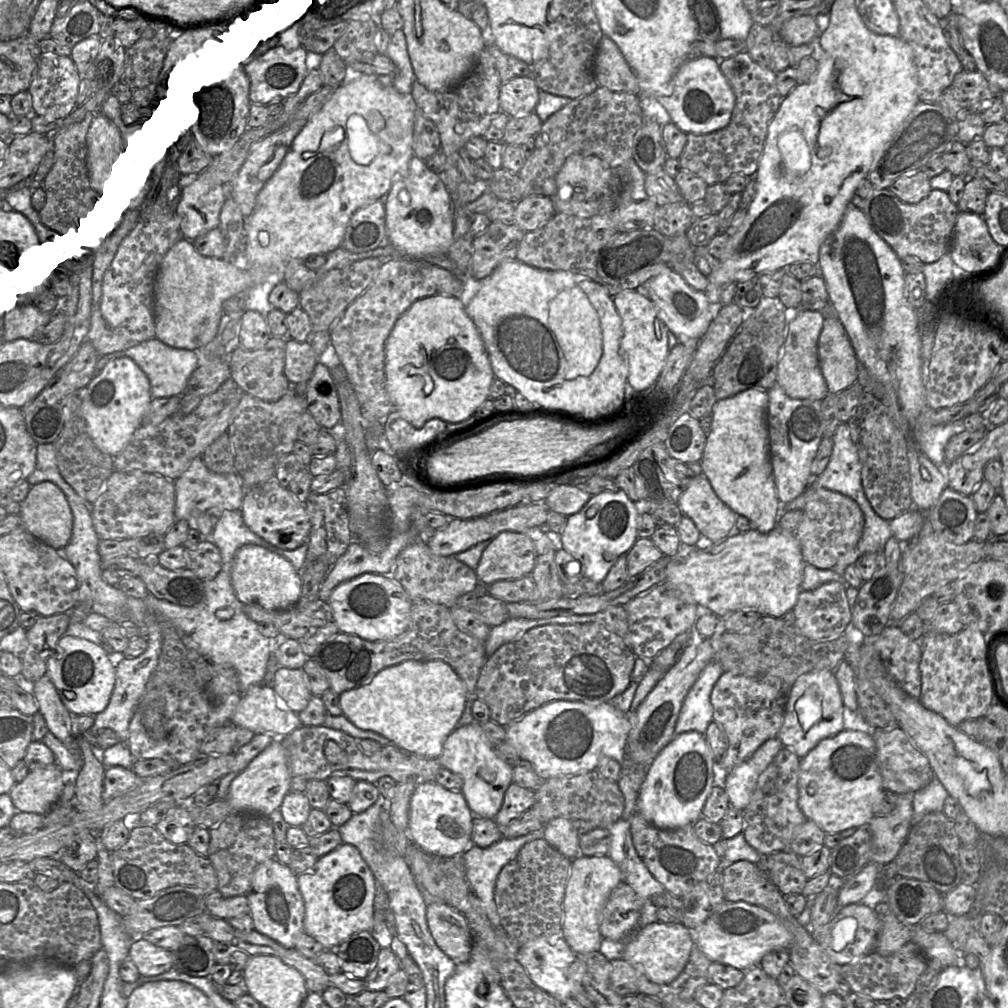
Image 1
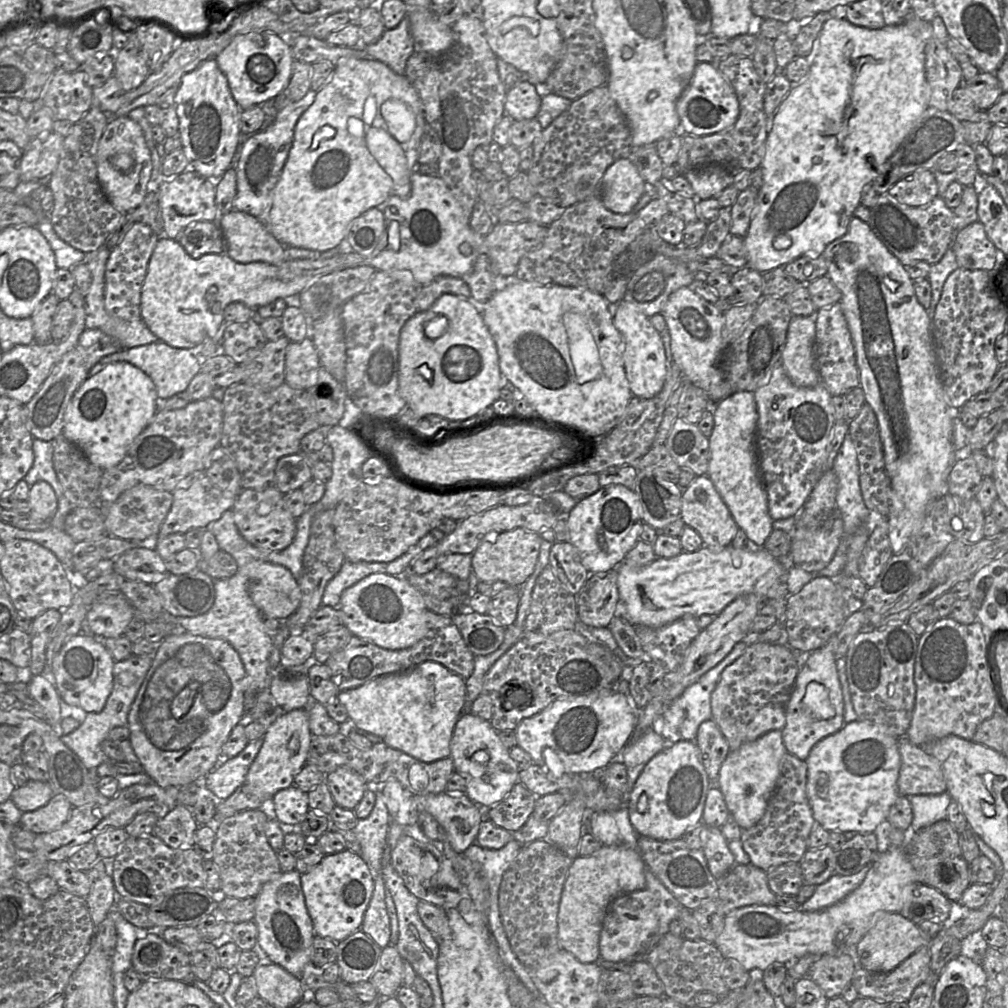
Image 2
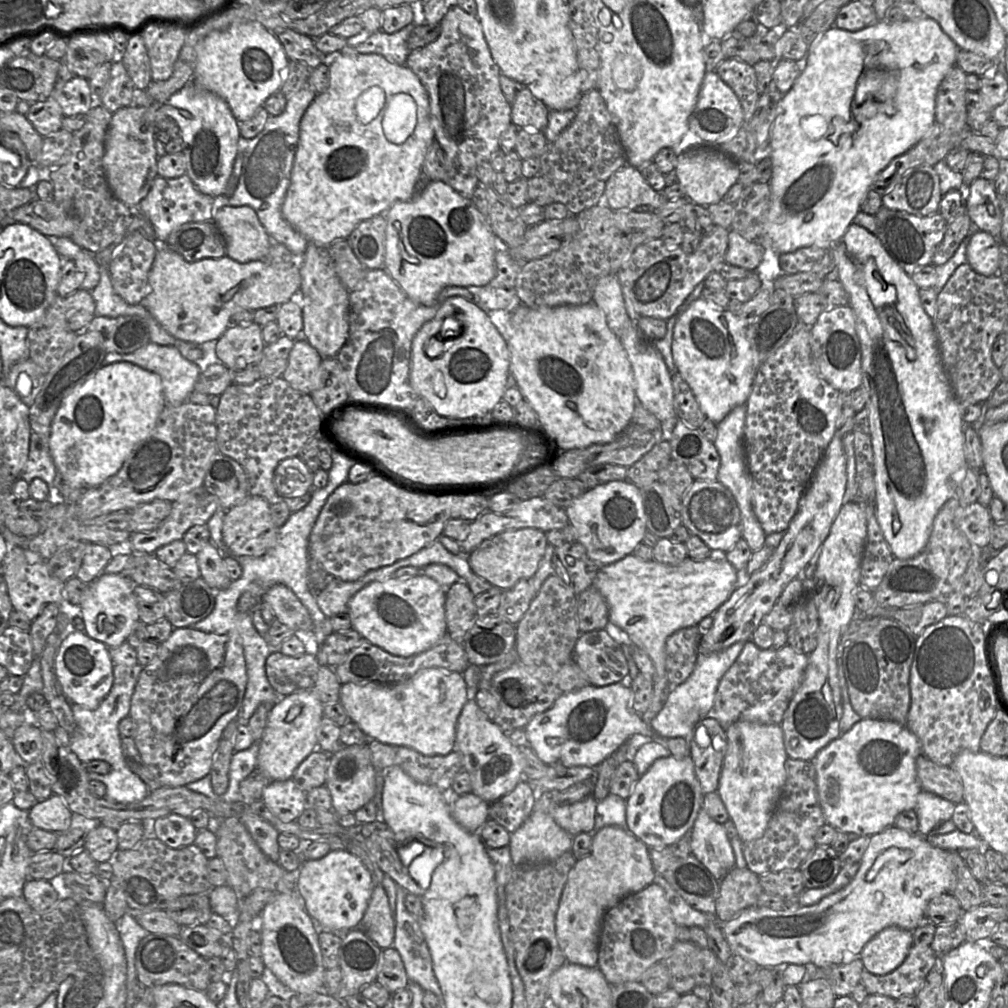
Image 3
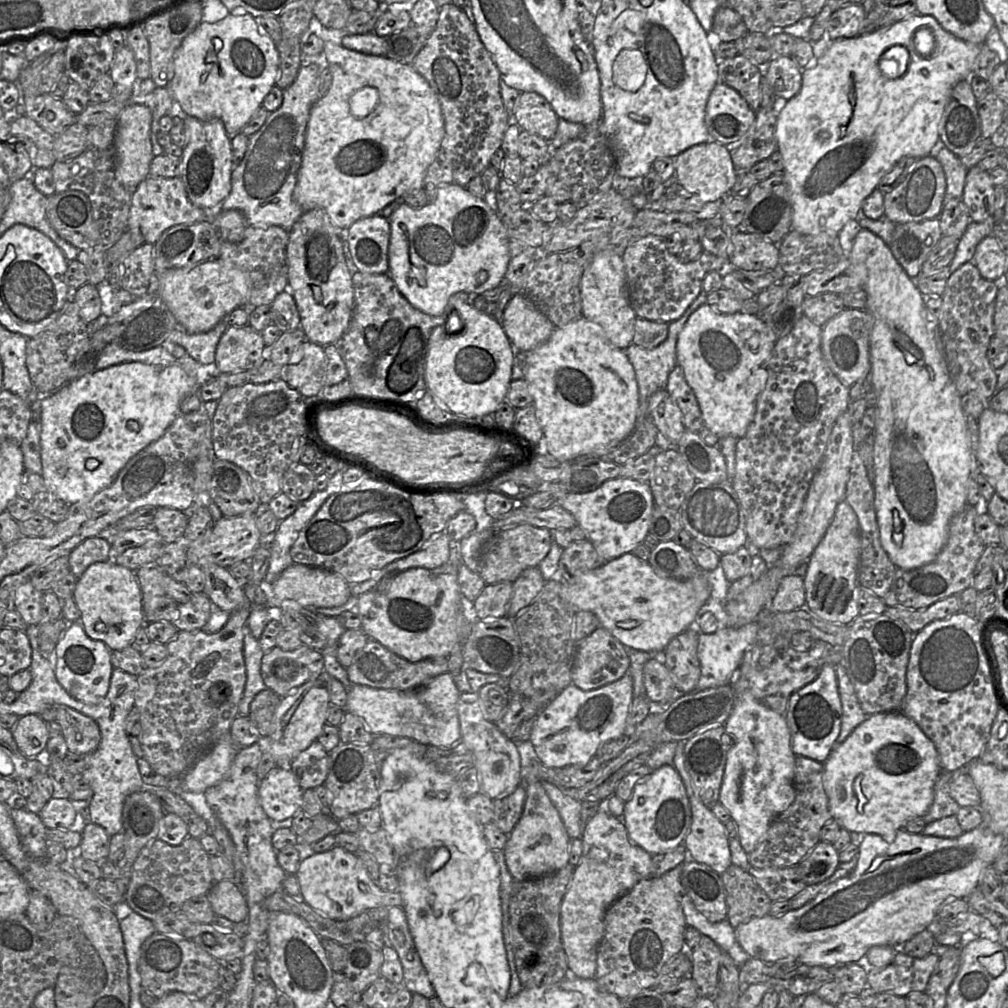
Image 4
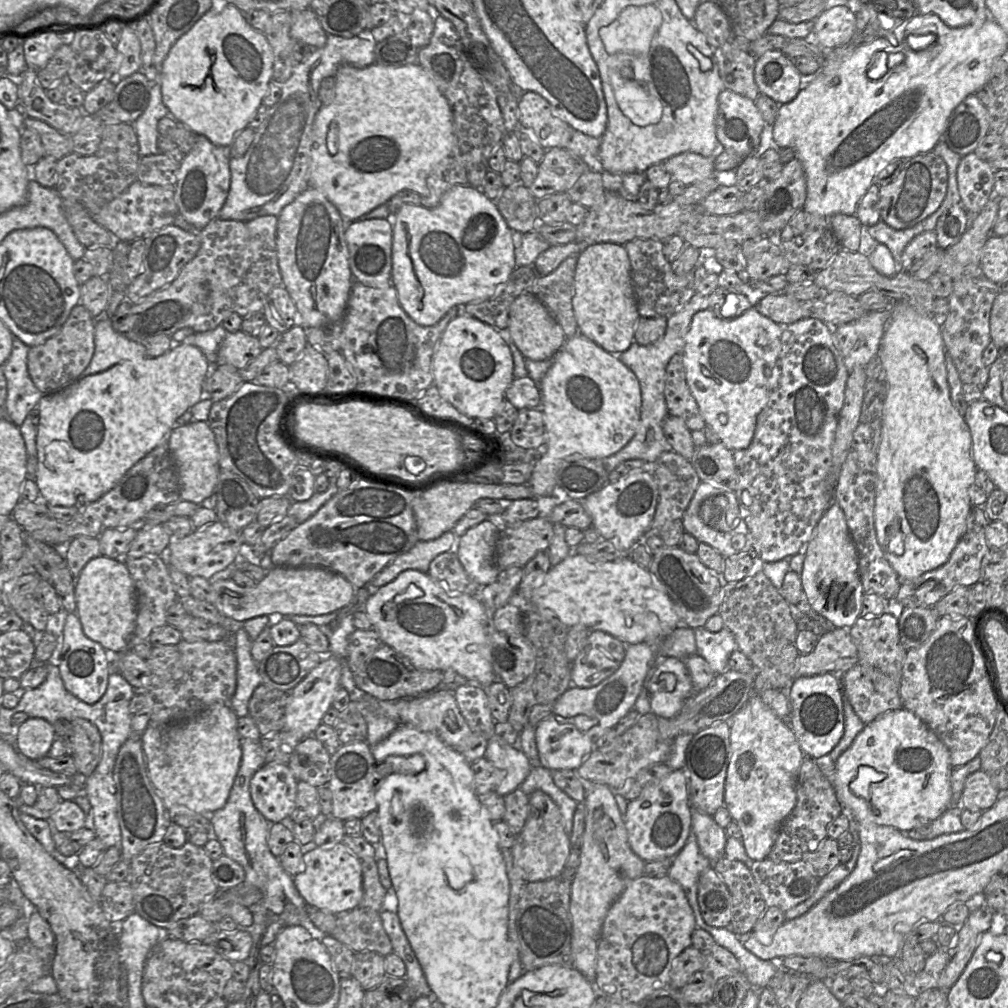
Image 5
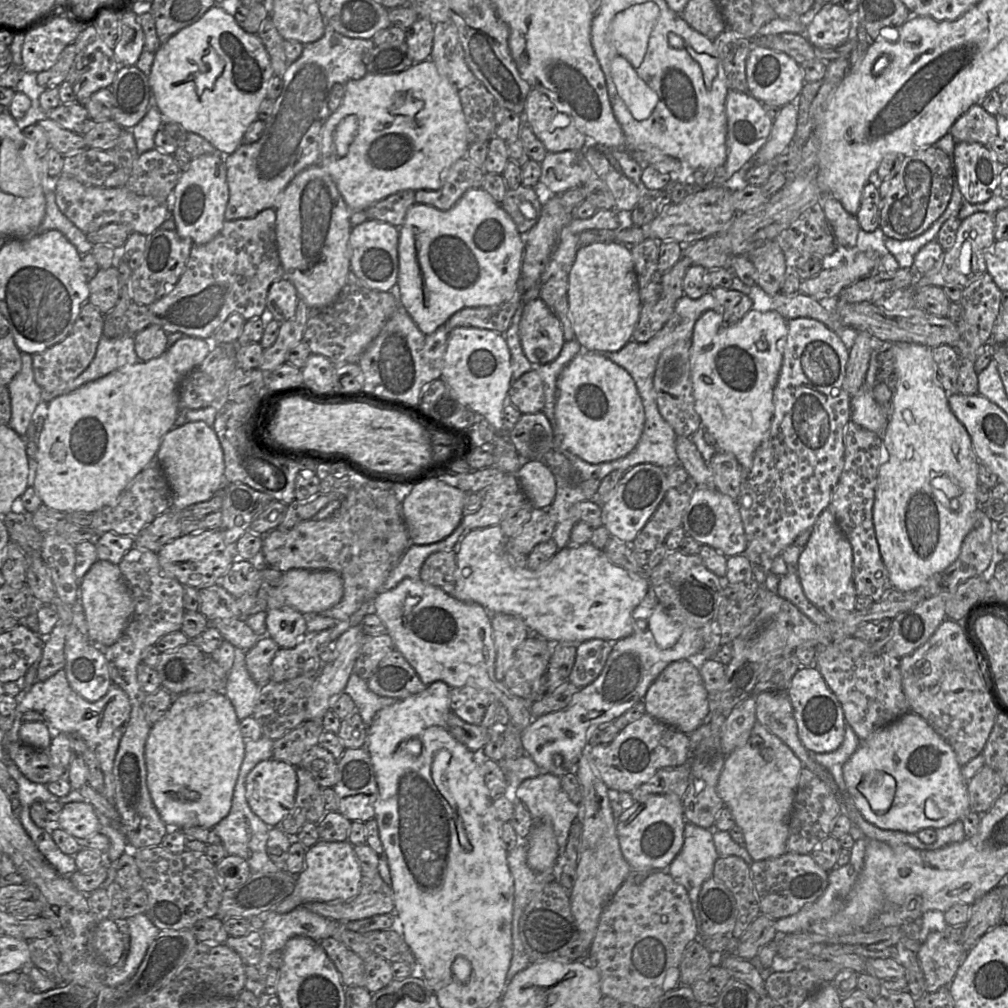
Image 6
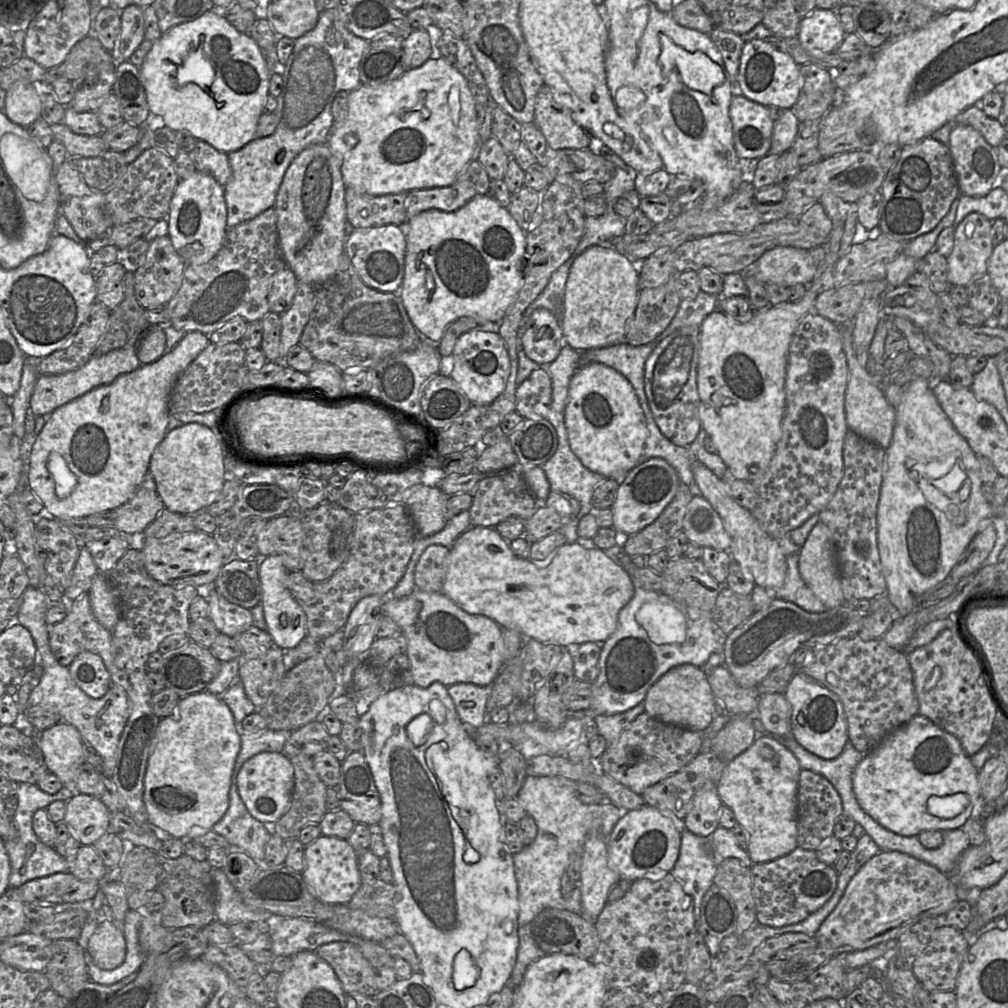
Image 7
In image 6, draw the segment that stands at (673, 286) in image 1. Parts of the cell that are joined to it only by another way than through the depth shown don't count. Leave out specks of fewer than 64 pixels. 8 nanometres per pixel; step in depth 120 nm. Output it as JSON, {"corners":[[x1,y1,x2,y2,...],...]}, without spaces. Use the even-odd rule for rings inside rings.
{"corners":[[711,309,702,313,702,315,695,322,693,328,690,346,690,373,695,411,700,416,702,427,705,428,705,430,708,430,715,437,717,441,716,449,733,454,738,463,744,469,749,469,752,466,754,454,762,441,767,437,770,430,774,414,773,391,781,370,783,351,787,335,788,321,775,310,760,312,754,309,750,309,738,322,734,324,726,324,723,316,715,310]]}

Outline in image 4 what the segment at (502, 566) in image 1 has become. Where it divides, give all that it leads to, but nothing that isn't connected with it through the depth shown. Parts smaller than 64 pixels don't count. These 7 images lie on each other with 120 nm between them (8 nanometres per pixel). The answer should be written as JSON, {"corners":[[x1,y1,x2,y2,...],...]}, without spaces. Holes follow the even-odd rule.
{"corners":[[519,524,512,528,504,528,484,544,479,557,479,574,486,584,498,582,514,582,529,567,539,567,547,556,552,545,552,531,530,524]]}

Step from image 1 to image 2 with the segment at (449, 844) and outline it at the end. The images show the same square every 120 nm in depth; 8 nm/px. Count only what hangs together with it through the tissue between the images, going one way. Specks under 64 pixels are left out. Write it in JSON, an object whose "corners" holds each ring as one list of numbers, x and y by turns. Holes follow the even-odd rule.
{"corners":[[427,794,418,797,421,810,435,818,443,829,451,848,460,854,476,843,485,811,466,794]]}

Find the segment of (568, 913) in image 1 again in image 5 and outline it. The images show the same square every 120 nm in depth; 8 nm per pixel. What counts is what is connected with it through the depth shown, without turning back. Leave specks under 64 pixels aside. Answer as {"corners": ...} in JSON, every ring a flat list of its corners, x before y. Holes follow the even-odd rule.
{"corners":[[585,782,586,806,585,828,579,849,579,866,571,882,570,915,572,920,571,951,573,967,588,981,594,982,596,977,597,945,603,920,612,905,620,896,626,885,633,879,643,875,645,861,637,856,628,843,627,830,623,815,620,814,614,798,614,792,606,785,596,782]]}

